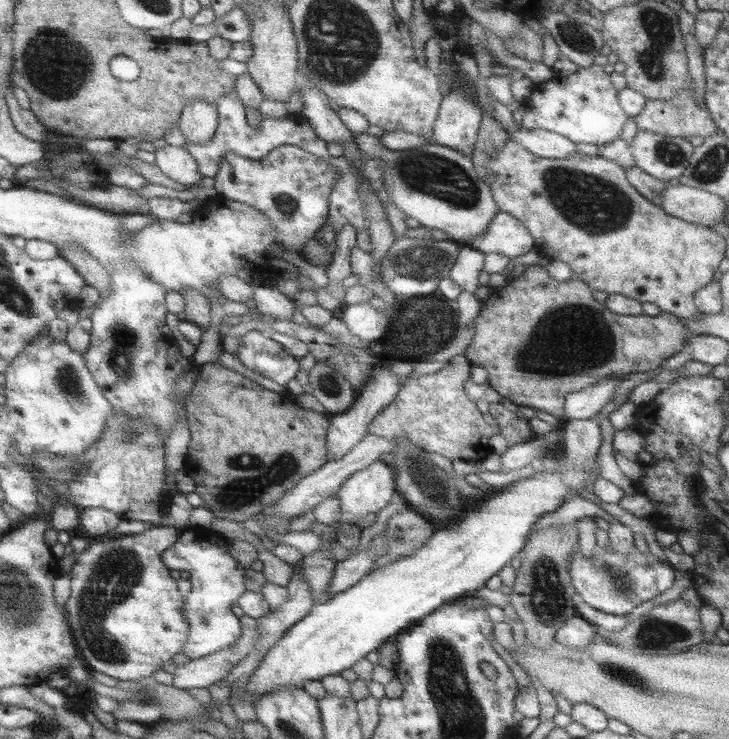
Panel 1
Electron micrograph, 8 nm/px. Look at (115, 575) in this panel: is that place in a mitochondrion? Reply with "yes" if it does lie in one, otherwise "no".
yes

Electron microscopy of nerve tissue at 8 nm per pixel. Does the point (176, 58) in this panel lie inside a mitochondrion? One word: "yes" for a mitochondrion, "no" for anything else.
no

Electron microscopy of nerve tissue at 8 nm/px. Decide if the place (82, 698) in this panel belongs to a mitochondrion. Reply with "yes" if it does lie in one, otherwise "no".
no

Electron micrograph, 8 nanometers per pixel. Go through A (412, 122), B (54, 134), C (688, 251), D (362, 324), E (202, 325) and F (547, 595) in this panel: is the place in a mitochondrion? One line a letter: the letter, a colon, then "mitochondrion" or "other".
A: other
B: other
C: other
D: other
E: other
F: mitochondrion

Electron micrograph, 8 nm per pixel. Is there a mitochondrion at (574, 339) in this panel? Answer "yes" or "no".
yes

